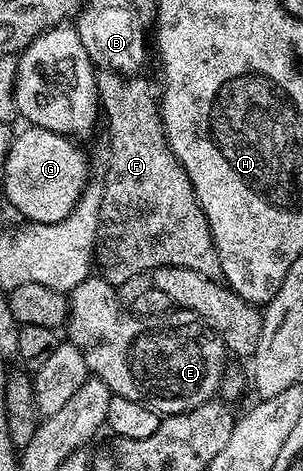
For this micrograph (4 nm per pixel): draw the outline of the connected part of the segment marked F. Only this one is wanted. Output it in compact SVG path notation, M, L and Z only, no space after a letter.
M99 71L95 74L95 82L97 83L97 91L99 92L99 103L101 106L101 117L107 121L107 145L111 148L111 158L107 161L107 174L101 180L101 211L99 212L99 222L97 223L97 235L95 236L95 252L93 254L94 264L97 266L98 272L106 279L110 285L119 286L127 279L137 275L138 273L146 273L155 265L176 265L177 267L189 267L189 271L197 271L197 275L205 275L214 281L222 278L221 259L217 259L217 247L213 243L213 235L209 231L209 225L205 219L205 215L201 211L201 207L195 198L193 191L193 183L189 179L189 175L181 167L181 163L173 155L173 151L169 147L169 143L163 134L163 120L159 114L159 102L157 100L157 89L150 85L143 78L143 75L124 75L122 73L113 73L110 71Z

